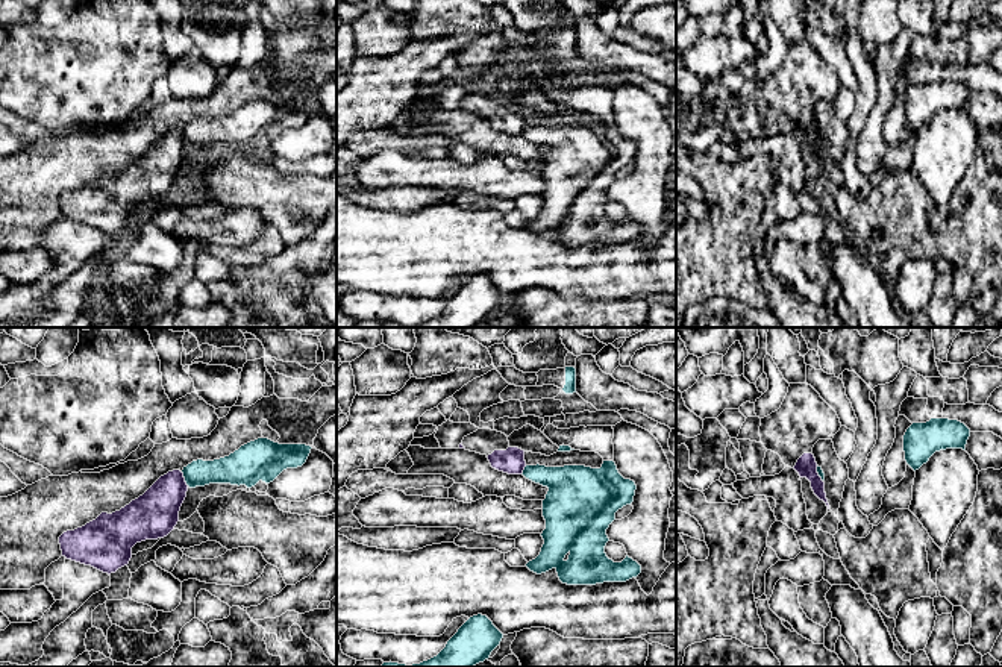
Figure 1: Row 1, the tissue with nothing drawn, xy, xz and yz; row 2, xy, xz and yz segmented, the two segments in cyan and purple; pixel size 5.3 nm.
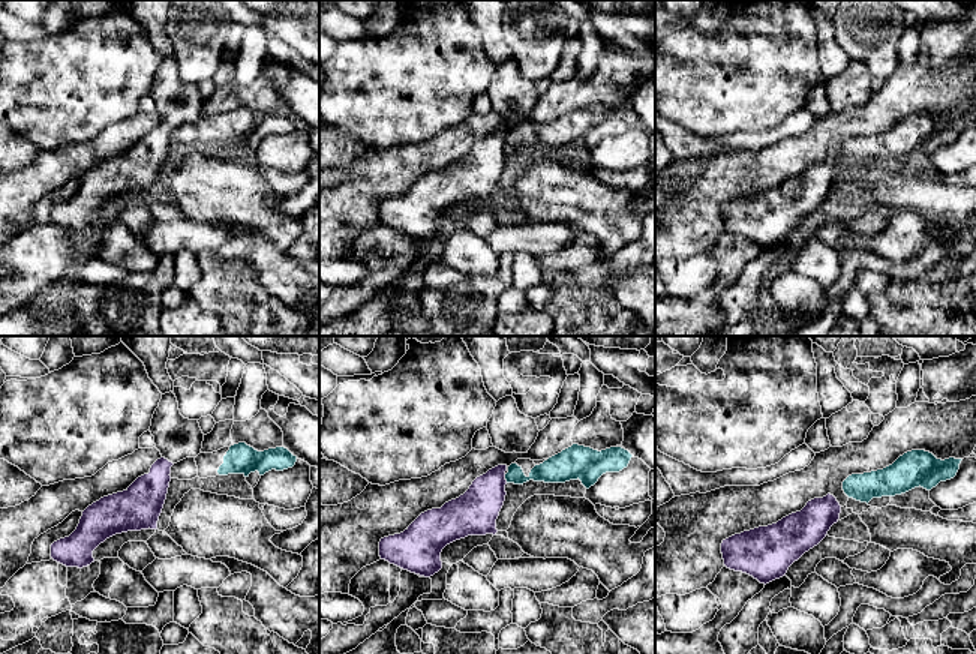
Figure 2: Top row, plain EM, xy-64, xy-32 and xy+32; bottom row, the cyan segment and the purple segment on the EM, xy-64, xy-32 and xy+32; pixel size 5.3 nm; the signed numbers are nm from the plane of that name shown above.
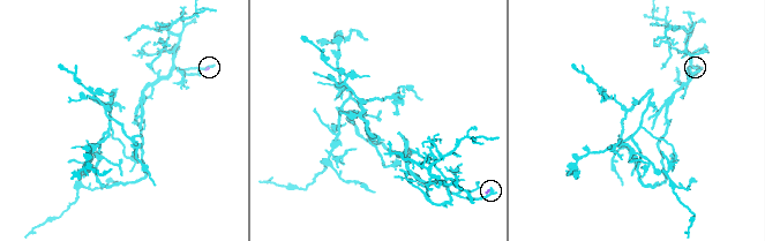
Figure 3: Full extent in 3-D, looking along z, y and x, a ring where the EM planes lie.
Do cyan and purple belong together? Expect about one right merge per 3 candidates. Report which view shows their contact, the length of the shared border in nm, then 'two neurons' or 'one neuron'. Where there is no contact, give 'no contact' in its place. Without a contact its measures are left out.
xy | 90 nm | two neurons

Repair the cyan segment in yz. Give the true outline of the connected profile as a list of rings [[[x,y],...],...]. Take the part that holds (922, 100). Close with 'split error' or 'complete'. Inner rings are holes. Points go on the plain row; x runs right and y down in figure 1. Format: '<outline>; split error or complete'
[[[931,79],[926,83],[913,83],[903,96],[903,112],[906,124],[916,132],[940,111],[966,111],[970,89],[949,79]]]; complete

